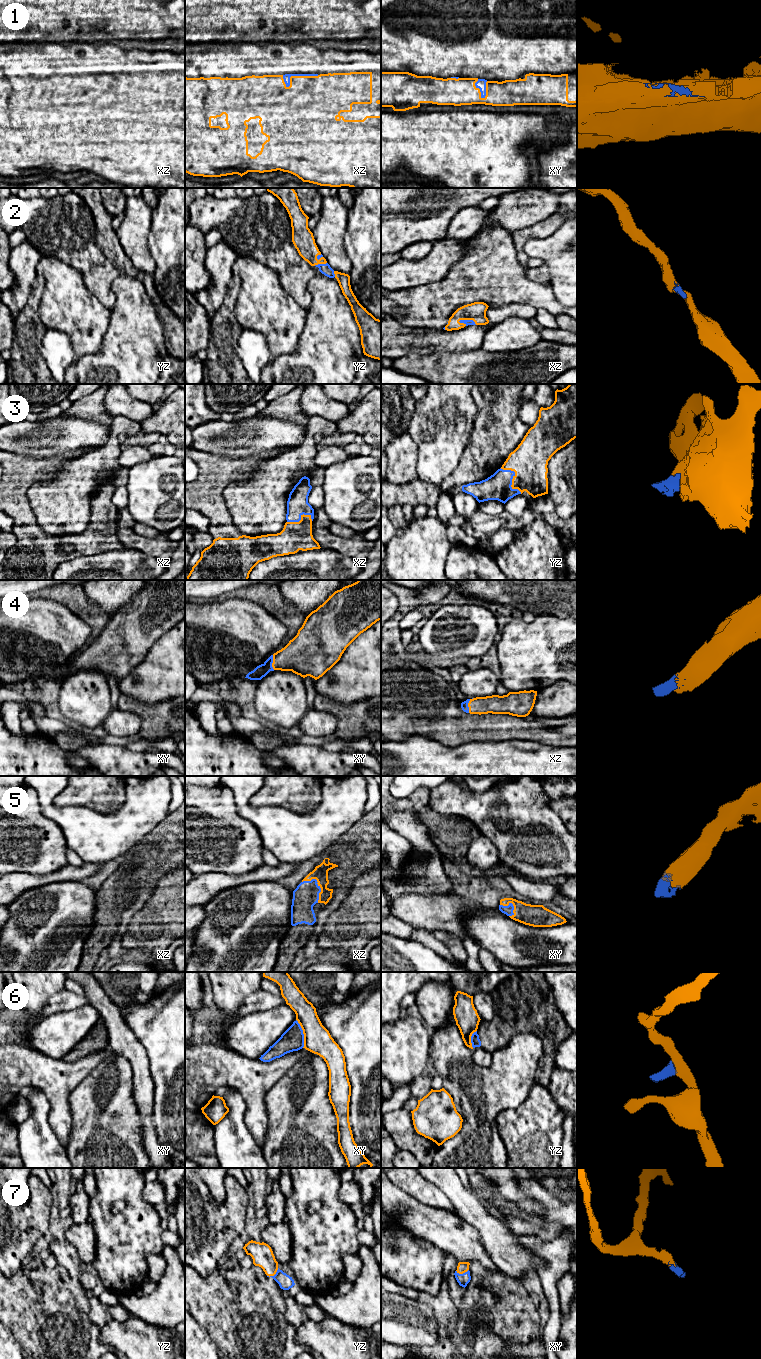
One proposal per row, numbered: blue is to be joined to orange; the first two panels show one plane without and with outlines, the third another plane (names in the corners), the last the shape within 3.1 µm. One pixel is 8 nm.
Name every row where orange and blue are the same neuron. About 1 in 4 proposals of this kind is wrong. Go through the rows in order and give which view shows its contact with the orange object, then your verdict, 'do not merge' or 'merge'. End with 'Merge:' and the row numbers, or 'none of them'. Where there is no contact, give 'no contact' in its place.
1: contact in xz; merge
2: contact in xz; merge
3: contact in yz; merge
4: contact in xy; merge
5: contact in xz; merge
6: contact in xy; do not merge
7: contact in yz; merge
Merge: 1, 2, 3, 4, 5, 7

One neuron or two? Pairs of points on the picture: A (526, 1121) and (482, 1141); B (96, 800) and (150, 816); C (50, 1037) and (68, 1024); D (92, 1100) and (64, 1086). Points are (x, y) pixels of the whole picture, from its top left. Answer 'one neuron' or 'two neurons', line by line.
A: two neurons
B: two neurons
C: one neuron
D: two neurons

